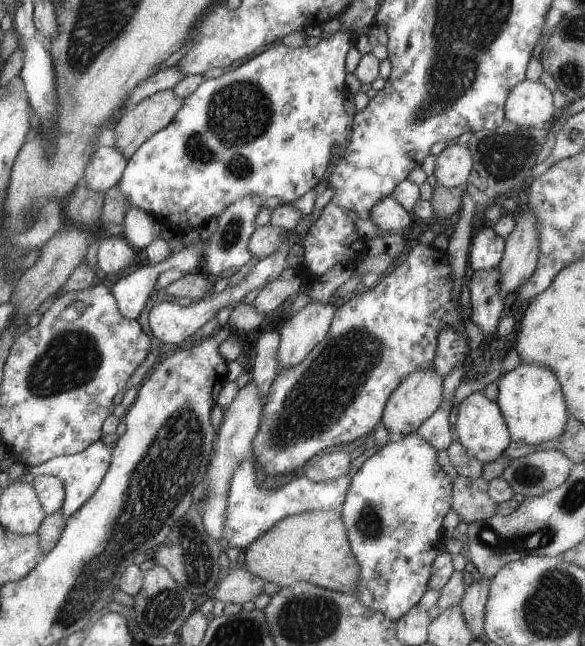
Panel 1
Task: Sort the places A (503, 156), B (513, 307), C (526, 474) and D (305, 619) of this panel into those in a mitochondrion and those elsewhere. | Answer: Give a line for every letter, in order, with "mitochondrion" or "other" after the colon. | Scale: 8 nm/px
A: mitochondrion
B: other
C: mitochondrion
D: mitochondrion

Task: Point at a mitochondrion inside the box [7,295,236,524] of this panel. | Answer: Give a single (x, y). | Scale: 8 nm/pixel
(72, 358)

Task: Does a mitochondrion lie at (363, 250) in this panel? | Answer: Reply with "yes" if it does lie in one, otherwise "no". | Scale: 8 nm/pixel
no

